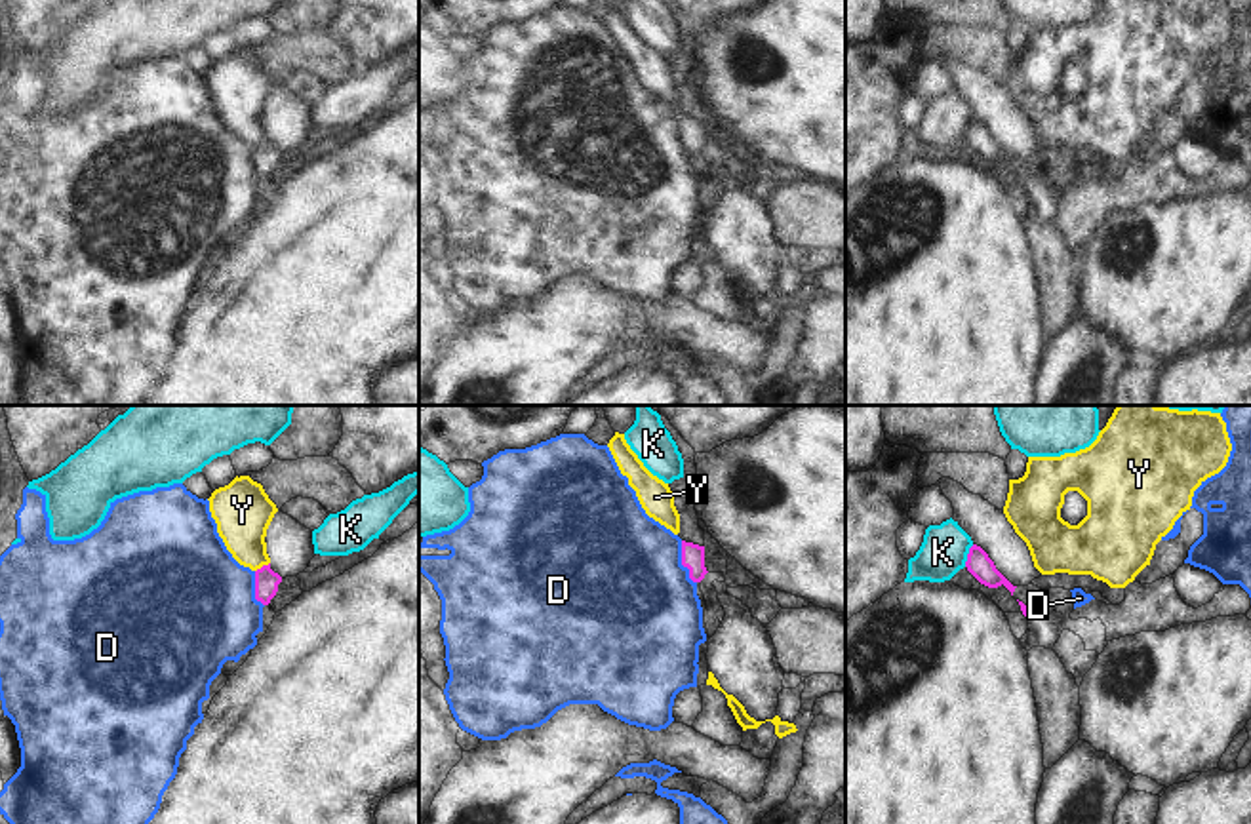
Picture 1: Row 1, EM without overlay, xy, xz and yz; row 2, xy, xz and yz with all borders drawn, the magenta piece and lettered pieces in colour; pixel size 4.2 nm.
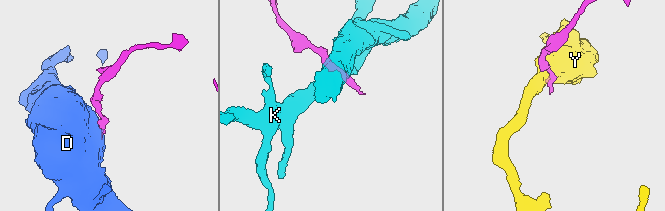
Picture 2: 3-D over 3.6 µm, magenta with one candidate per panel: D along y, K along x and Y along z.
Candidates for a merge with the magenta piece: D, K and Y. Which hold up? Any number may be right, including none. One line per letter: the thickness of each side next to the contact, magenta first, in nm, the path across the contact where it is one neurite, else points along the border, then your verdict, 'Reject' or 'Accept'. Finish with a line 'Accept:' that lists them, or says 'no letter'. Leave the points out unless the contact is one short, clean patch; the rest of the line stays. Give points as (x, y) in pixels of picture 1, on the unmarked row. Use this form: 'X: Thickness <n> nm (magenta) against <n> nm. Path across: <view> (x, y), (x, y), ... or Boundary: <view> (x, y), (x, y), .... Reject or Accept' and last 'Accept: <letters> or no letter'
D: Thickness 100 nm (magenta) against 500 nm. Boundary: xz (680, 115), (680, 136), (695, 156). Reject
K: Thickness 100 nm (magenta) against 200 nm. Boundary: yz (973, 118), (964, 139). Reject
Y: Thickness 100 nm (magenta) against 240 nm. Boundary: xy (269, 136), (256, 145). Reject
Accept: no letter.

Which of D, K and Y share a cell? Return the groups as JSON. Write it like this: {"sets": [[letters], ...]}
{"sets": [["D"], ["K"], ["Y"]]}

